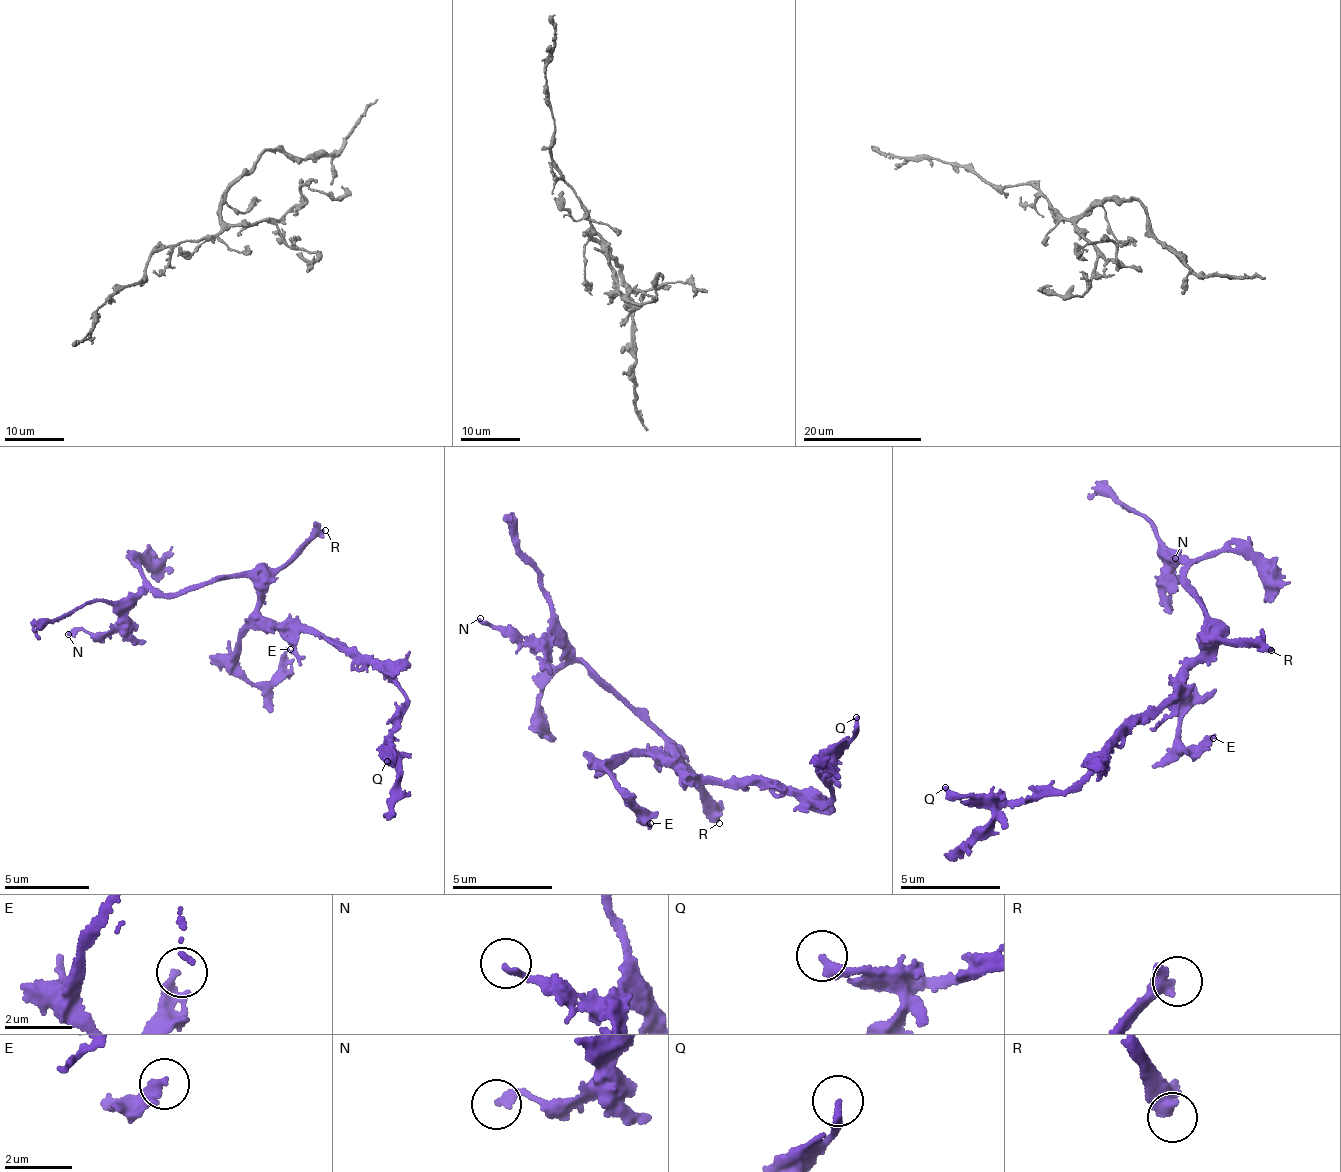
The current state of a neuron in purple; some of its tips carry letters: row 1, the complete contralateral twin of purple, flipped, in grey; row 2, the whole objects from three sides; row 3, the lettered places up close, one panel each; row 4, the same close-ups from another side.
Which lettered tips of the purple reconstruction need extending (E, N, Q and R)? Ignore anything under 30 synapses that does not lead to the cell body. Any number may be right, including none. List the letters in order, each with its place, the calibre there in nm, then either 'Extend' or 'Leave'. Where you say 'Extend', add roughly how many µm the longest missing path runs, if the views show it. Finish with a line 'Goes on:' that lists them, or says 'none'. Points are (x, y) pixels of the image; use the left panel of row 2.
E: Place: (290, 649). Thickness 240 nm. Leave
N: Place: (68, 634). Thickness 160 nm. Leave
Q: Place: (387, 761). Thickness 240 nm. Leave
R: Place: (325, 530). Thickness 400 nm. Extend. Missing length about 70 µm
Goes on: R

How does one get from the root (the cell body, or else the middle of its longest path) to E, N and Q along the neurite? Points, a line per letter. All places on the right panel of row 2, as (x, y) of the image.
E: (1182, 683), (1187, 674), (1190, 708), (1181, 720), (1180, 734), (1191, 747), (1198, 747), (1213, 738)
N: (1182, 683), (1205, 645), (1208, 614), (1180, 563), (1165, 571), (1179, 561), (1175, 558)
Q: (1182, 683), (1063, 790), (1045, 785), (1023, 800), (983, 805), (945, 787)

